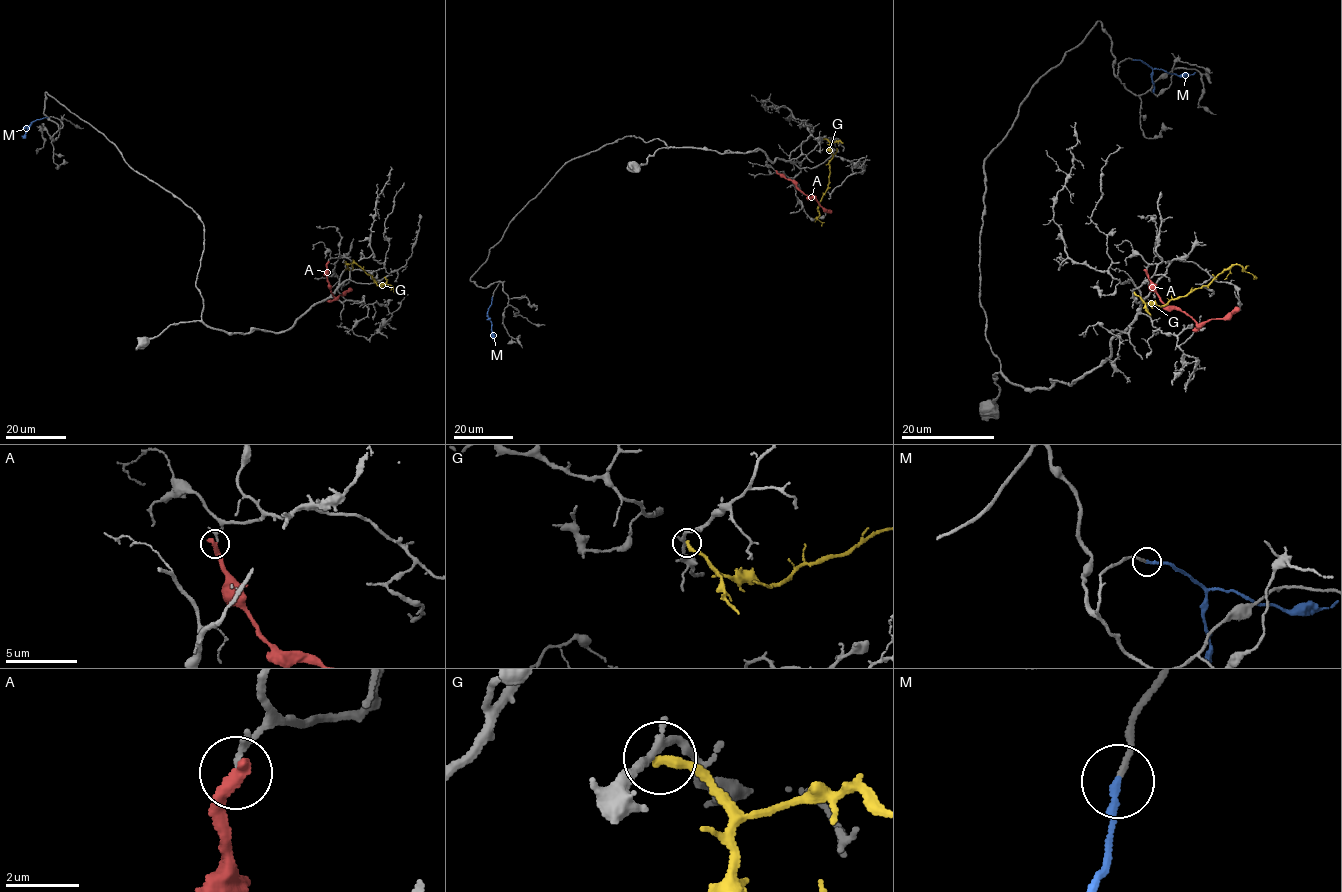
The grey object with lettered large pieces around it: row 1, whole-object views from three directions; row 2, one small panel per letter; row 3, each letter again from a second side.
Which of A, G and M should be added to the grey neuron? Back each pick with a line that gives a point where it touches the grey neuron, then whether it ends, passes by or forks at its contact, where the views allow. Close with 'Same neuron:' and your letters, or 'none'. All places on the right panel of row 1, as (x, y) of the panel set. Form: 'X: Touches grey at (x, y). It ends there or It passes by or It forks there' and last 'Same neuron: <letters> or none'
M: Touches grey at (1133, 59). It ends there
Same neuron: M

